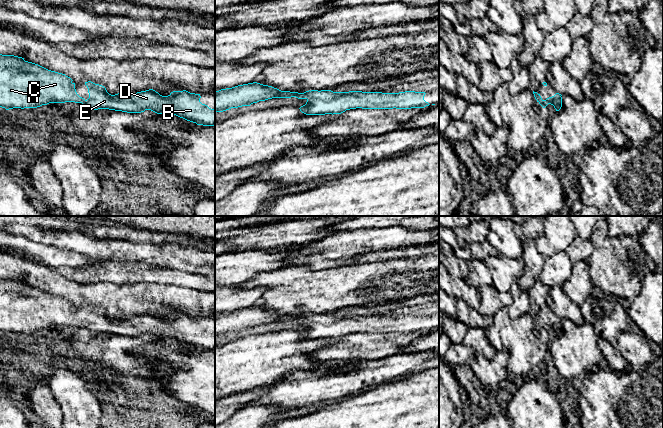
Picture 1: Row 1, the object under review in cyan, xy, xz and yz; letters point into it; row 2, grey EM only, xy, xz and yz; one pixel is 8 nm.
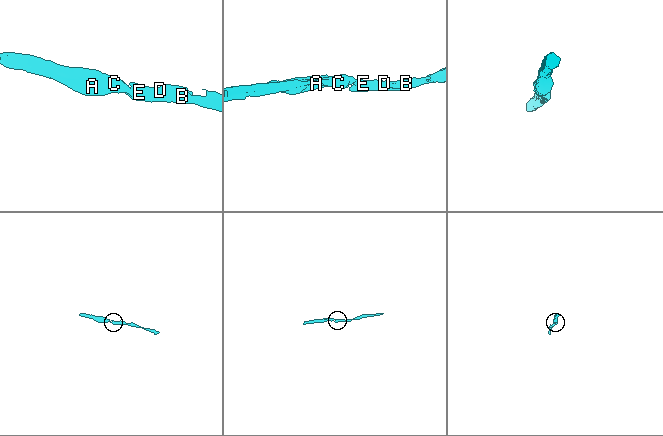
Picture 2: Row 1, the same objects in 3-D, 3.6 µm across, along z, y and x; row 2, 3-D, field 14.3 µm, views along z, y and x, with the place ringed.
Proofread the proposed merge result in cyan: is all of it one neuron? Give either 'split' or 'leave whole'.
leave whole

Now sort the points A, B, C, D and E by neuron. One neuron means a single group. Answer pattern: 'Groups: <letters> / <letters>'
Groups: A B C D E

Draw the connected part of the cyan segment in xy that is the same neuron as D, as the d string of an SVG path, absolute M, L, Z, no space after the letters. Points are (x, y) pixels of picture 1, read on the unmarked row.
M0 278L0 331L37 332L49 327L82 327L86 333L109 333L127 337L151 334L171 337L203 350L215 350L215 333L200 326L200 318L186 314L162 320L153 313L129 319L111 319L102 309L85 306L89 322L80 321L75 307L65 298L48 294L14 279Z

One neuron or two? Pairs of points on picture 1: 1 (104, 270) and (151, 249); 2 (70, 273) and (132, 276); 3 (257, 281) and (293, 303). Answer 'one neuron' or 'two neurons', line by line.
1: two neurons
2: one neuron
3: one neuron

